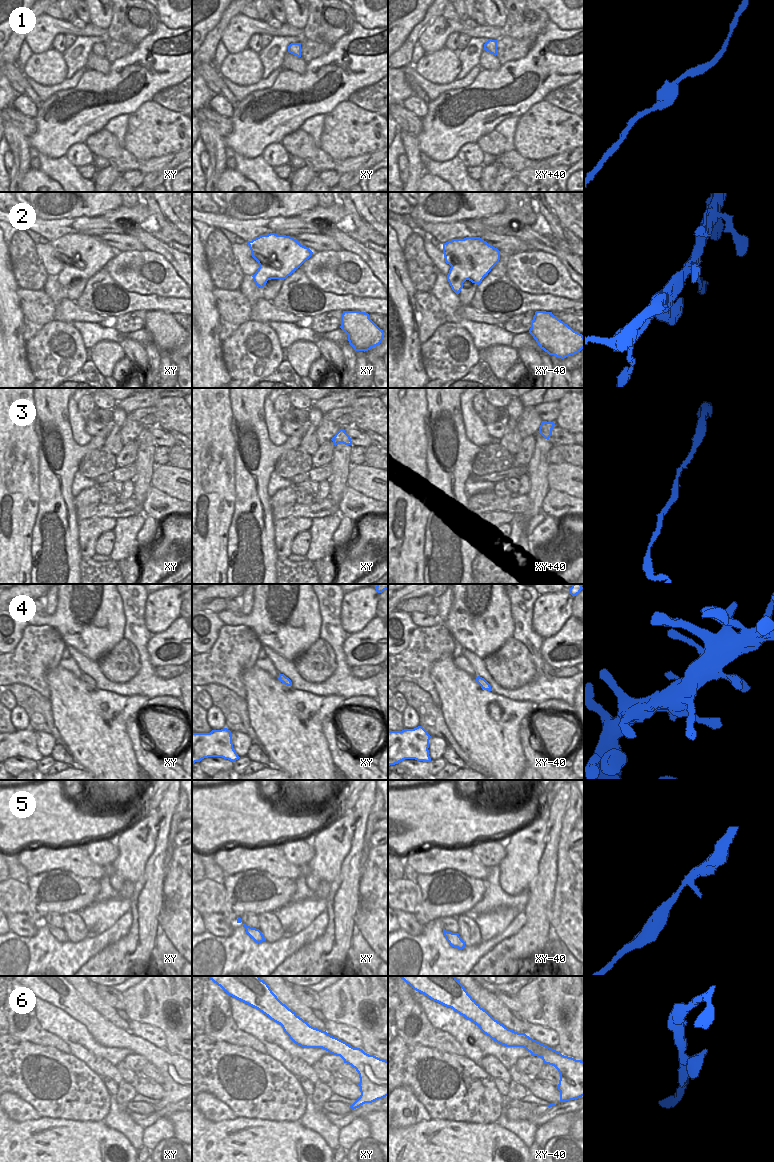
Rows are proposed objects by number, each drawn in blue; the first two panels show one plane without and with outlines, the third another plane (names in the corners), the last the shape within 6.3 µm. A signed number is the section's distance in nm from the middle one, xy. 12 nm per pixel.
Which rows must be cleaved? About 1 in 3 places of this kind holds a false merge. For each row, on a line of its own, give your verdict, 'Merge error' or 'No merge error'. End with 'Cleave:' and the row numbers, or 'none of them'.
1: No merge error
2: No merge error
3: No merge error
4: No merge error
5: No merge error
6: No merge error
Cleave: none of them

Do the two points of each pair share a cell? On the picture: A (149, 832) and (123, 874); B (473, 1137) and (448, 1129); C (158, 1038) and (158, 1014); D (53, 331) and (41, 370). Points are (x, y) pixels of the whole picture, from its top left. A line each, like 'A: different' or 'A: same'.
A: same
B: same
C: different
D: same

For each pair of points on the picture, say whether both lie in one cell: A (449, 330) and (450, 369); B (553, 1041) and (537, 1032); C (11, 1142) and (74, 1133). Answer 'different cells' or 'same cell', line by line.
A: same cell
B: same cell
C: same cell

